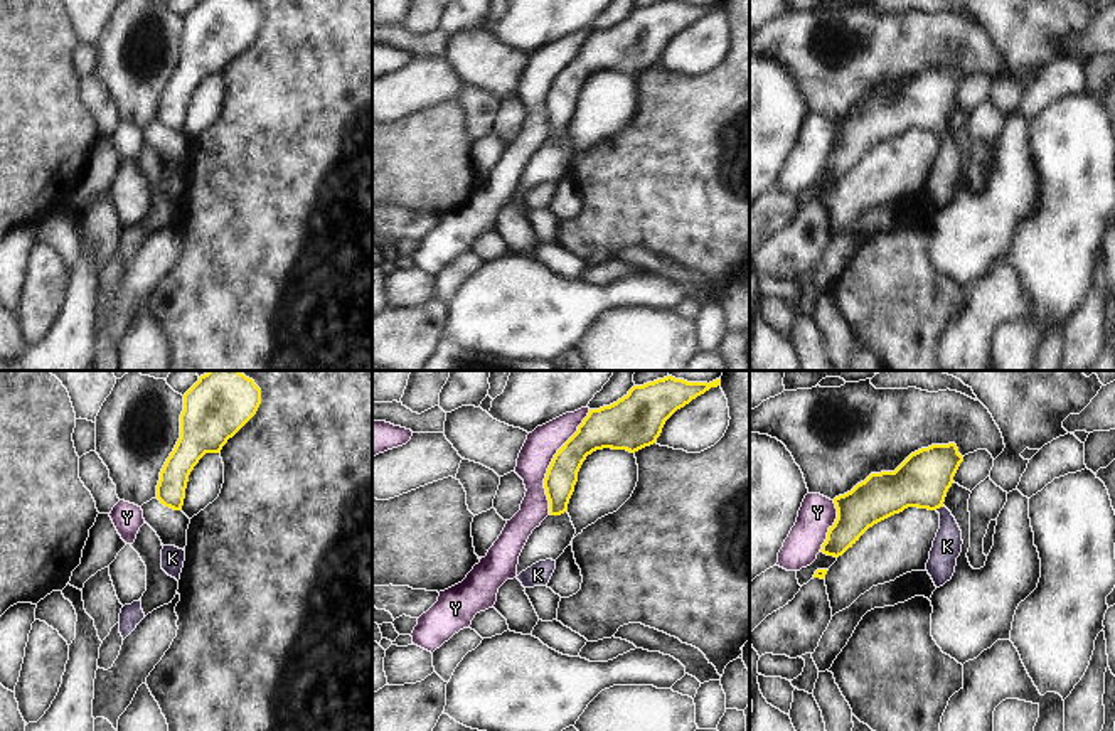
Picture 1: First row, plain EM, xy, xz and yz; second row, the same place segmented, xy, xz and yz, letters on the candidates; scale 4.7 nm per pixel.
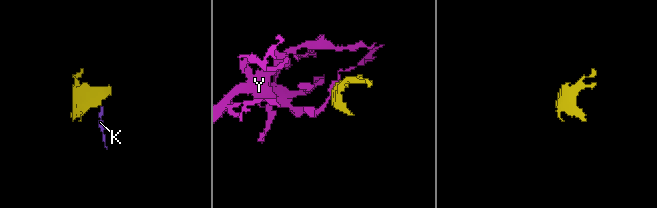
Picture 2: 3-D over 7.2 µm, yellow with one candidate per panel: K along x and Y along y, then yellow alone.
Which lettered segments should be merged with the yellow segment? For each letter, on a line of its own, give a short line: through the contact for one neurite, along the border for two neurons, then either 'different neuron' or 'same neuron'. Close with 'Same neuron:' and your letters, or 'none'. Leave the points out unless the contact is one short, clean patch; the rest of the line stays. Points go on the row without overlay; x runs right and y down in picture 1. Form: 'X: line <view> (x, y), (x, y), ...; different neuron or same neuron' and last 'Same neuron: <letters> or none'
K: line yz (922, 103), (938, 130), (947, 144), (947, 169); same neuron
Y: different neuron
Same neuron: K

